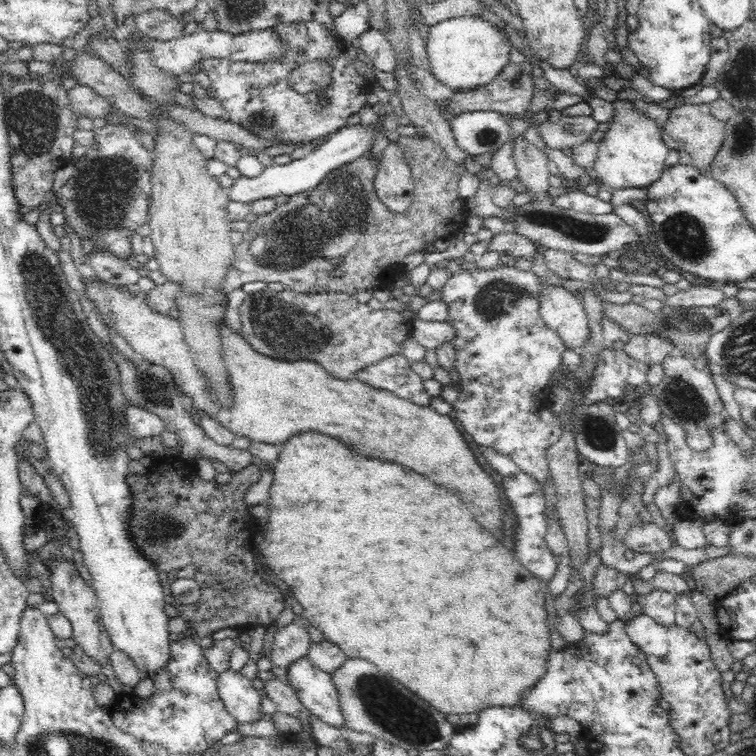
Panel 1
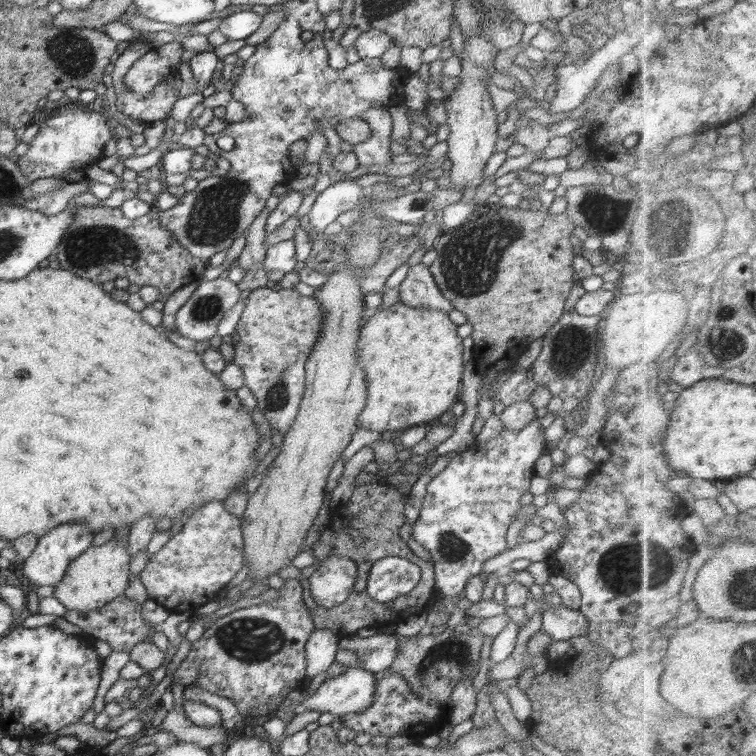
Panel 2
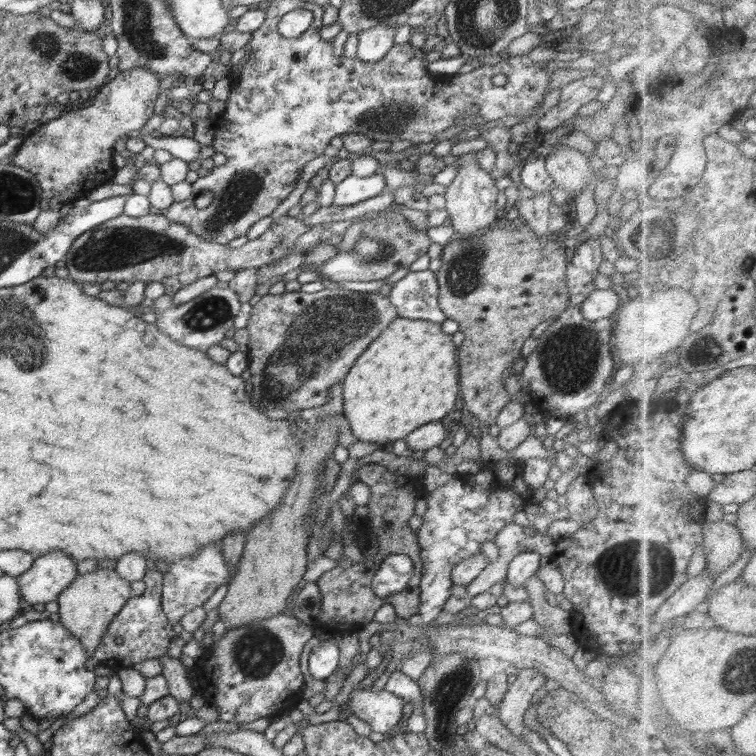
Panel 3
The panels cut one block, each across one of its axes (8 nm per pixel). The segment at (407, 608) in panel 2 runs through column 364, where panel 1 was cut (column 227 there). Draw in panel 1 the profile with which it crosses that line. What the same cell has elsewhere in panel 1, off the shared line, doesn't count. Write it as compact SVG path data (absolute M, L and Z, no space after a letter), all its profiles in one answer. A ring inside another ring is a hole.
M166 456L154 460L145 475L130 473L126 478L135 505L130 510L130 539L140 549L140 553L144 553L154 563L167 603L179 610L188 629L194 630L200 640L226 628L243 629L247 625L267 628L285 609L282 591L270 581L250 548L246 548L252 540L248 534L252 532L254 516L250 513L253 506L244 503L244 494L258 482L261 475L260 467L250 463L245 469L231 473L230 482L220 485L215 480L202 480L195 471L195 461L188 461L180 456ZM150 484L158 485L160 490L158 496L152 499L148 499L146 492ZM178 578L192 578L199 584L201 595L198 602L183 605L176 600L170 591L170 584Z

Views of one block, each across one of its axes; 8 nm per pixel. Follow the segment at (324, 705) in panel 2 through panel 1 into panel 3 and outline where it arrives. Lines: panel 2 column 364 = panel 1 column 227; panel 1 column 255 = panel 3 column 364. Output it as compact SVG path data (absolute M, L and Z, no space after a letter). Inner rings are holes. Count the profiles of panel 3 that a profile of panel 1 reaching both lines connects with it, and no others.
M371 688L354 689L347 691L346 695L349 698L348 710L369 724L374 733L380 732L386 736L395 729L392 732L392 736L394 736L396 733L406 732L398 728L402 718L402 707L406 703L405 700L386 690L373 692Z

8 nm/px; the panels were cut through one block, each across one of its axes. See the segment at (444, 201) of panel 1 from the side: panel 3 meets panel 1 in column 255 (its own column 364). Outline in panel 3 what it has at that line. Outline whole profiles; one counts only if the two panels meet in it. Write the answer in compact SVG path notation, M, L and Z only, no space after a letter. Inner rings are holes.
M398 210L379 215L375 218L367 218L359 222L353 222L344 234L336 238L336 256L328 259L314 272L321 278L328 278L334 283L344 282L375 282L383 280L394 274L398 269L410 267L412 262L428 252L433 242L425 231L415 229L412 224Z

